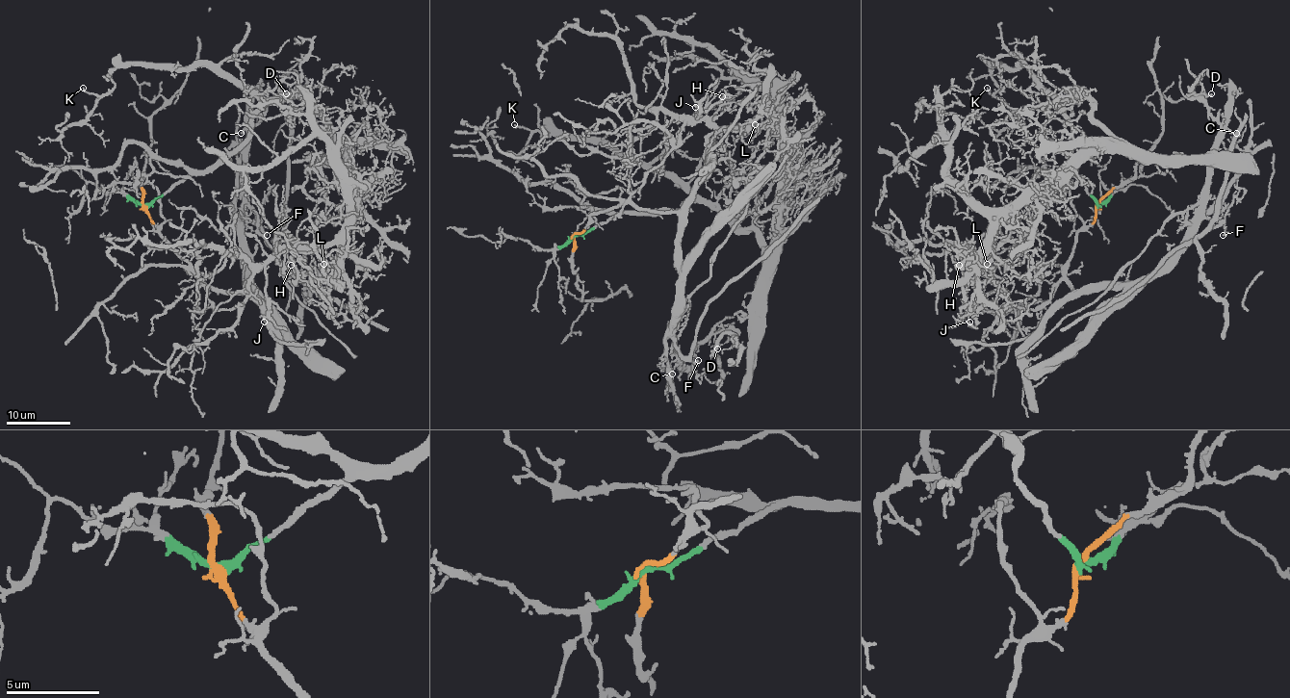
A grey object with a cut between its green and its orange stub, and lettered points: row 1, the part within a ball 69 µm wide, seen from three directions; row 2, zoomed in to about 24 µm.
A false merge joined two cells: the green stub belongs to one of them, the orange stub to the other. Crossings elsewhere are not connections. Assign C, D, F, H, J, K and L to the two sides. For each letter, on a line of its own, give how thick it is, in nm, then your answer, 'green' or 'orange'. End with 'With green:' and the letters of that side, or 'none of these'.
C: 150 nm | orange
D: 130 nm | orange
F: 140 nm | orange
H: 140 nm | green
J: 130 nm | green
K: 150 nm | green
L: 130 nm | green
With green: H, J, K, L

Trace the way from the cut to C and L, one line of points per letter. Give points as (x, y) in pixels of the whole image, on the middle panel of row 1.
C: (574, 233), (592, 214), (629, 203), (650, 213), (677, 214), (677, 362), (672, 374)
L: (574, 233), (623, 213), (690, 201), (751, 228), (765, 247), (782, 149), (769, 117), (754, 124)

